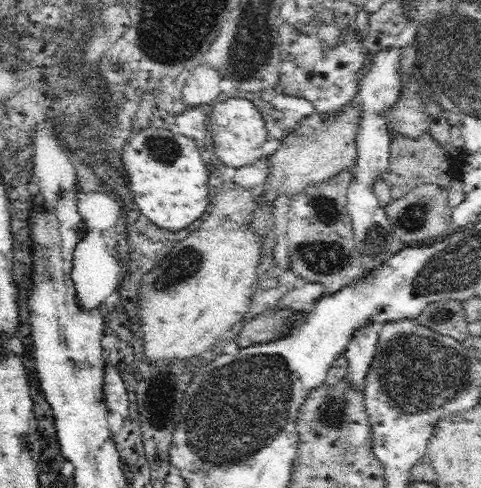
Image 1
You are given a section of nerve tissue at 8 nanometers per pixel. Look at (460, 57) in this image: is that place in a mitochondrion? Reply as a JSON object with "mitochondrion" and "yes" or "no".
{"mitochondrion":"yes"}

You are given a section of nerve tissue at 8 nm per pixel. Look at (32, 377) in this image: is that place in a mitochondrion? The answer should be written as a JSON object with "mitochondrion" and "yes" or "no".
{"mitochondrion":"no"}

